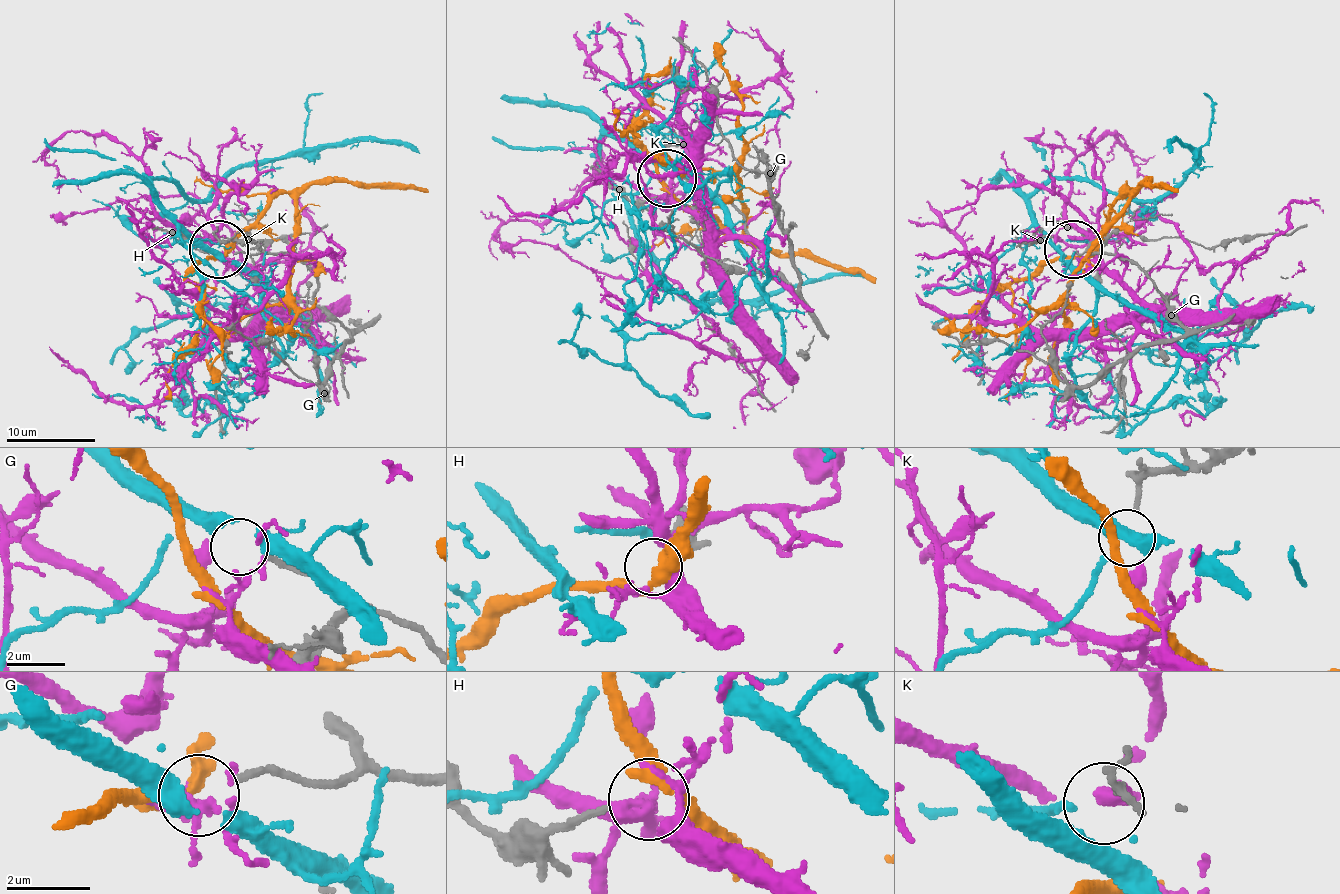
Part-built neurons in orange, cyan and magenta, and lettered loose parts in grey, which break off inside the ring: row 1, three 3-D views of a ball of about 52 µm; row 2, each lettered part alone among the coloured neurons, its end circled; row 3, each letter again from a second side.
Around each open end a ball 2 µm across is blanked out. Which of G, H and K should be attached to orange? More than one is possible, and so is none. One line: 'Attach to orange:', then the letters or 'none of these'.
Attach to orange: H

